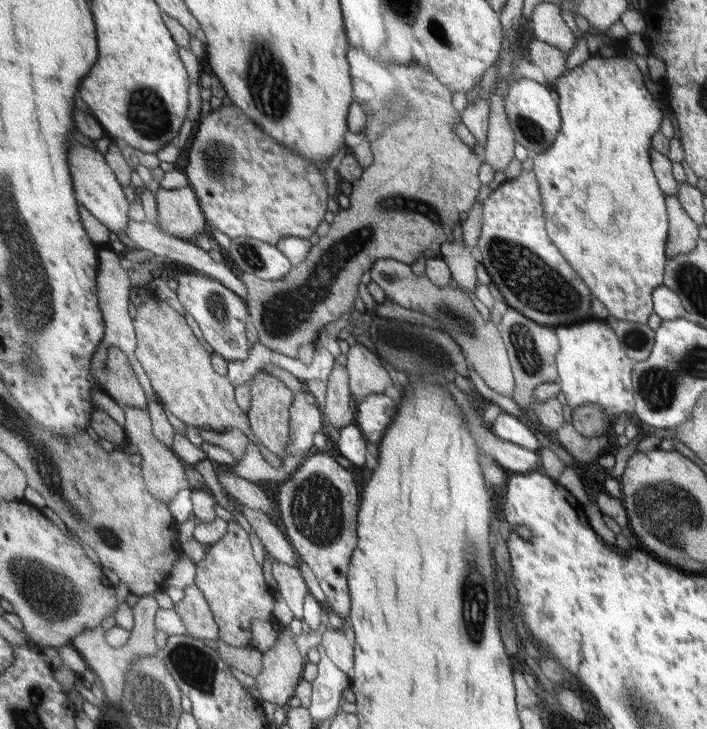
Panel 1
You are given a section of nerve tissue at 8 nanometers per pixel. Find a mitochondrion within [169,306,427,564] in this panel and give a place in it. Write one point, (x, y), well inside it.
(316, 511)

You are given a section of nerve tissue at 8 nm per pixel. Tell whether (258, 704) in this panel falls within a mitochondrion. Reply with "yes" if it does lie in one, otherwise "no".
no

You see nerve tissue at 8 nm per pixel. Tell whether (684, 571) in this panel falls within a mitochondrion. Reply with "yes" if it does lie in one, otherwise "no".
no

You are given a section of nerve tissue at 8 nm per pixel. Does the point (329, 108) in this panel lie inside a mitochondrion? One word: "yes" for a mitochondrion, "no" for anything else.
no

